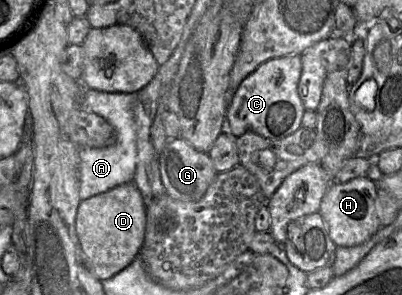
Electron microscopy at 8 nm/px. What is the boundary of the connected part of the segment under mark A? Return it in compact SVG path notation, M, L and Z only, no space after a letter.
M83 87L83 107L109 122L116 131L115 144L104 148L80 147L79 197L86 200L116 186L133 182L136 169L137 146L134 105L137 93L104 92Z

